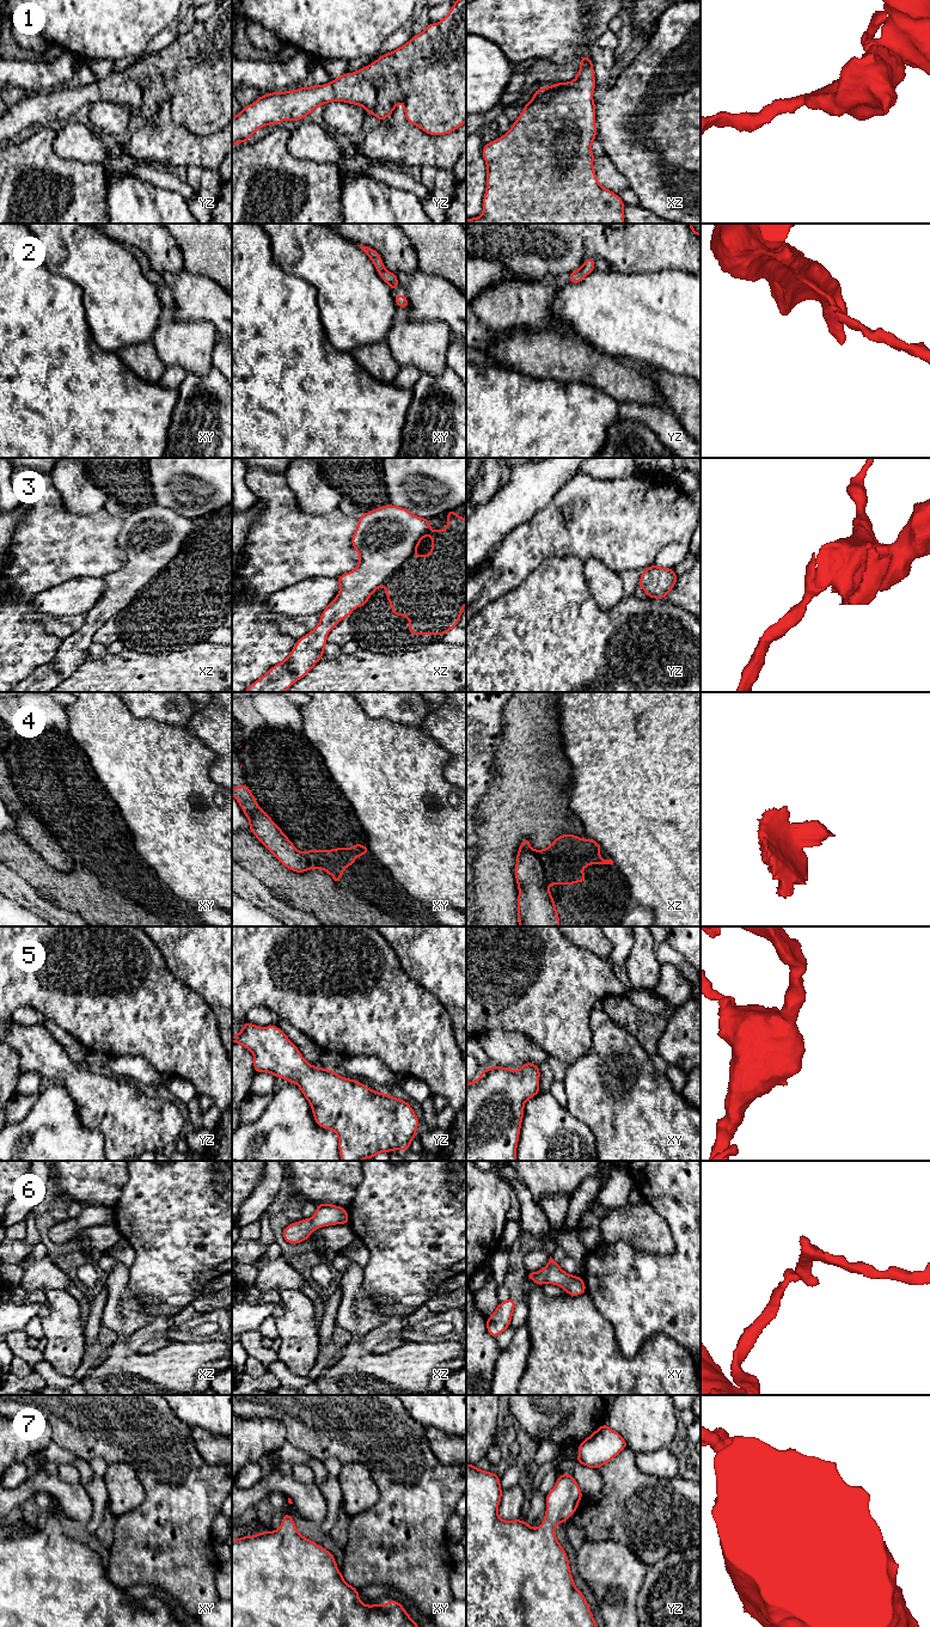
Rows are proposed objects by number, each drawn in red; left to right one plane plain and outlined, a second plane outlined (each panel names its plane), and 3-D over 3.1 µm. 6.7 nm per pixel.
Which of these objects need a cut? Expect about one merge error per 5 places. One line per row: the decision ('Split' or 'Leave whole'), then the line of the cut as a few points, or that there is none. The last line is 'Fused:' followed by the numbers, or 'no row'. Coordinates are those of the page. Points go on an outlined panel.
1: Leave whole. No split
2: Leave whole. No split
3: Leave whole. No split
4: Split. Split along xz (532, 850), (542, 864), (544, 880), (548, 885)
5: Leave whole. No split
6: Leave whole. No split
7: Leave whole. No split
Fused: 4

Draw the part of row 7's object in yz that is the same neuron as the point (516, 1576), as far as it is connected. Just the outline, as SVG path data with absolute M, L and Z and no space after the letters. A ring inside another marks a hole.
M466 1464L466 1627L598 1627L583 1594L575 1586L569 1560L565 1550L555 1536L555 1527L564 1523L577 1510L583 1497L577 1482L569 1473L557 1478L555 1487L546 1494L546 1513L538 1529L525 1521L502 1521L497 1513L502 1497L500 1476L485 1470L479 1470L475 1464Z

